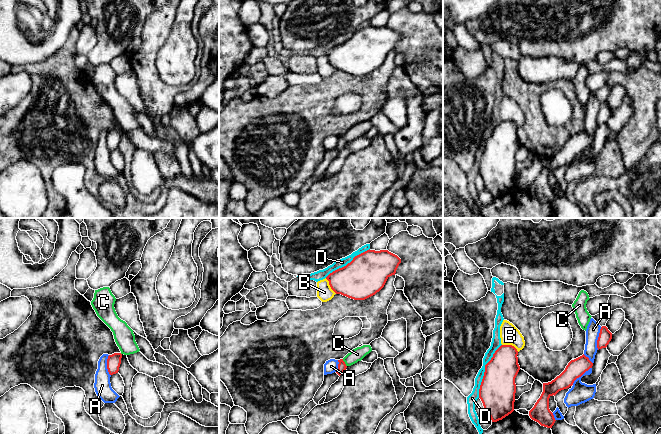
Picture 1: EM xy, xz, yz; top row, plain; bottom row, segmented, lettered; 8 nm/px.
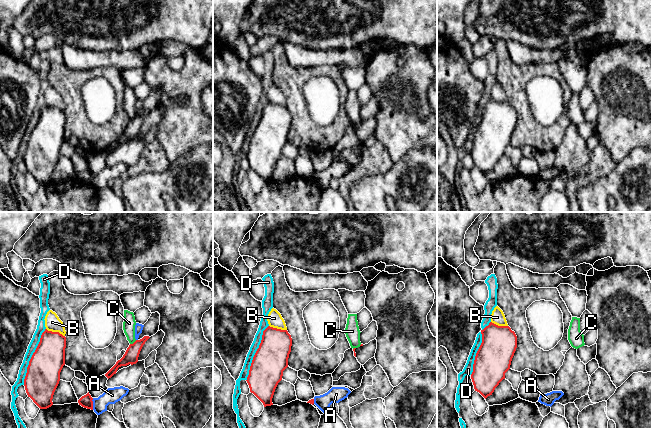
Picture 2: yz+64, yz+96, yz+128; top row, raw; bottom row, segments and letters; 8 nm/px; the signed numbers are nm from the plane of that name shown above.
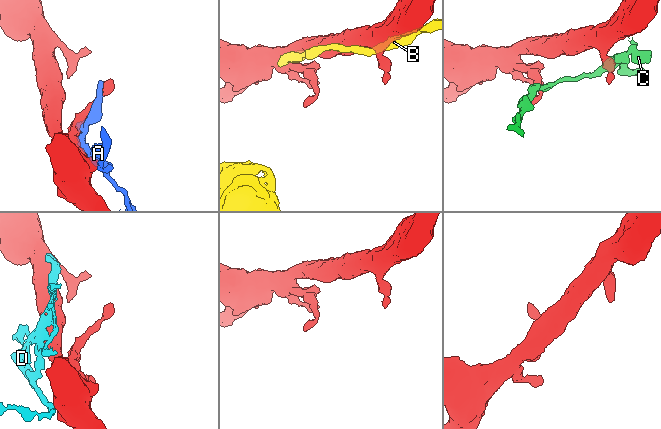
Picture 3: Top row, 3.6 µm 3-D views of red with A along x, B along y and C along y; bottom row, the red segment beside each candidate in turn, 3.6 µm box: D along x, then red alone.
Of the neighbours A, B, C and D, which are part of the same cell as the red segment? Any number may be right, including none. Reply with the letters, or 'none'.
none

